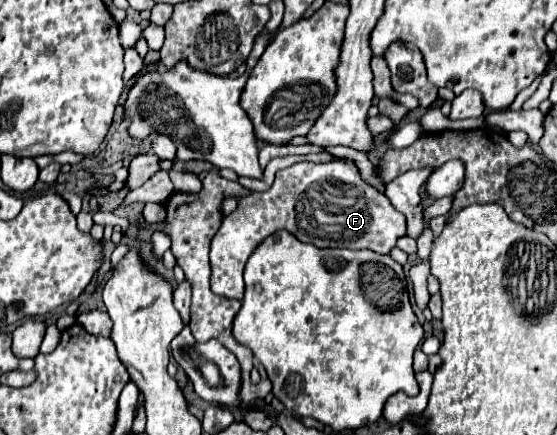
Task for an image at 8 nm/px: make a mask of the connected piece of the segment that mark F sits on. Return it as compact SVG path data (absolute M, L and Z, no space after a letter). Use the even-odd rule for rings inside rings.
M330 161L330 163L294 163L292 167L280 169L276 173L276 179L272 187L264 193L250 193L248 197L242 197L238 201L236 211L232 211L228 217L222 219L222 225L218 233L212 239L212 249L210 249L210 263L212 263L212 291L216 295L228 297L228 299L242 299L244 297L244 279L242 271L244 265L252 253L252 249L258 247L270 233L276 233L278 229L288 229L296 239L304 243L312 243L316 247L344 247L344 249L370 249L374 253L390 253L396 247L396 241L406 235L406 217L394 209L390 199L370 187L368 183L362 181L356 165L352 161ZM332 183L332 193L330 189L324 189L324 185ZM298 197L302 199L302 219L298 223L296 219L296 203ZM332 205L332 215L322 215L322 209L328 209Z

